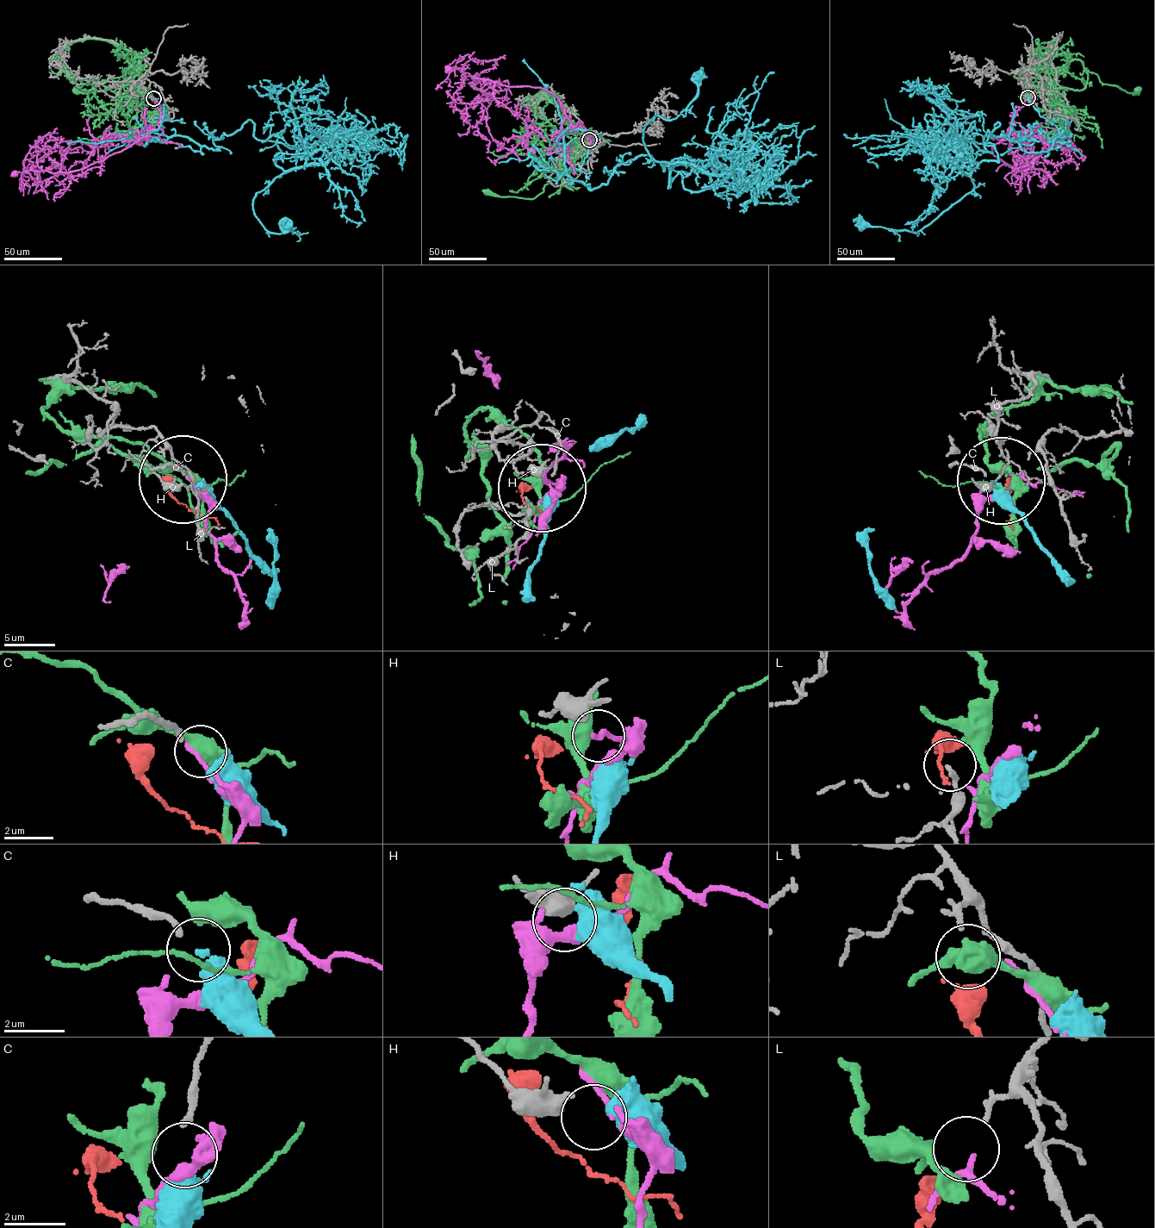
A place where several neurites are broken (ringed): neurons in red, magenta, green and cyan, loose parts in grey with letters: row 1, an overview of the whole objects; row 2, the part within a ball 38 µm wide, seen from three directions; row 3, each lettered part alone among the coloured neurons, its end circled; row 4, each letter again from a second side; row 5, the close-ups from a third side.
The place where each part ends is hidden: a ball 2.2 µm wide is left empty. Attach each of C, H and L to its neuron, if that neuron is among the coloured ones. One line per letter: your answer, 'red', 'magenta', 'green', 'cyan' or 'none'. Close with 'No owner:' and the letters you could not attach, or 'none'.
C: cyan
H: none
L: red
No owner: H

